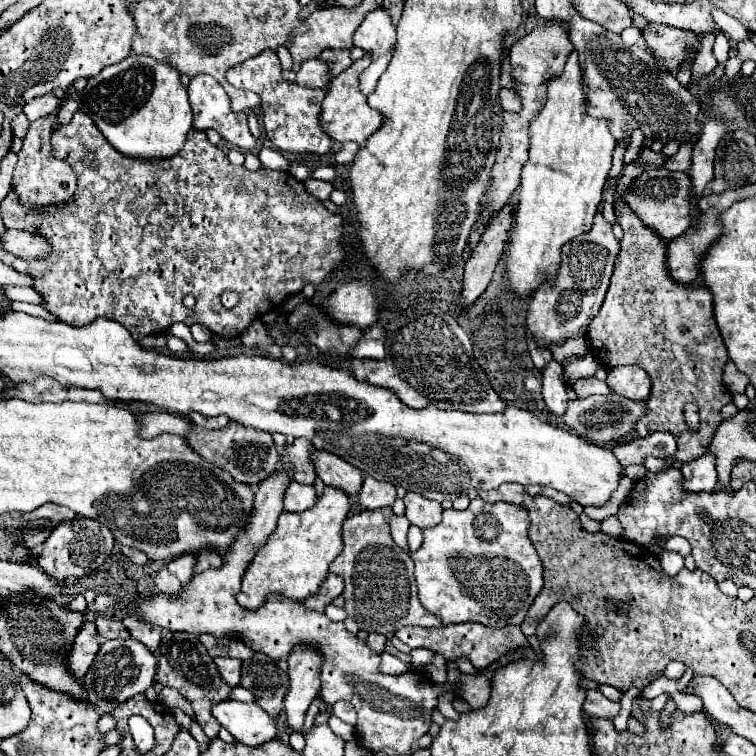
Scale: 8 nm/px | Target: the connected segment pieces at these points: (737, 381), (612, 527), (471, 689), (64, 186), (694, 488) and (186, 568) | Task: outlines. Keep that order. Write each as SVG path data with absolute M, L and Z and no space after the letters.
M728 361L724 367L724 383L730 393L744 393L746 385L748 385L748 377L744 373L740 373L732 361Z
M614 515L609 516L601 522L601 531L612 537L623 538L624 536L624 530L621 523L617 516Z
M478 673L478 675L462 675L460 681L462 681L460 691L462 691L464 701L472 709L486 707L490 699L490 679L486 679L484 673Z
M54 115L50 117L42 117L34 123L30 123L28 135L24 137L24 145L22 151L18 153L18 165L14 169L14 179L12 179L12 187L14 191L18 191L20 201L26 207L46 207L46 205L58 205L68 201L74 195L76 189L76 173L70 169L70 165L66 165L64 161L56 159L52 155L52 145L50 145L50 135L56 127Z
M710 453L698 457L696 461L684 463L682 465L682 489L686 489L688 493L712 493L716 491L716 465L714 465L714 457L710 457Z
M186 553L186 555L176 557L176 559L166 563L166 567L180 579L182 585L186 585L194 577L194 565L196 565L196 555L194 553Z

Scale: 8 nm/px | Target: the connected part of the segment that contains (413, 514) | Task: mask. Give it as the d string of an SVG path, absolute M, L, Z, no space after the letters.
M408 493L408 497L404 497L404 503L406 503L406 517L412 525L420 529L438 525L442 517L442 505L438 501L430 501L414 493Z

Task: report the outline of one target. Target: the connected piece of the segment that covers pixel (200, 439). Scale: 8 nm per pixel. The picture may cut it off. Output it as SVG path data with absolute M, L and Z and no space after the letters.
M230 421L224 429L216 429L216 431L206 431L198 425L192 425L190 433L186 435L186 443L194 453L218 465L220 469L226 469L234 477L234 481L246 483L246 485L258 485L266 477L270 477L280 461L278 449L270 433L238 425L236 421Z

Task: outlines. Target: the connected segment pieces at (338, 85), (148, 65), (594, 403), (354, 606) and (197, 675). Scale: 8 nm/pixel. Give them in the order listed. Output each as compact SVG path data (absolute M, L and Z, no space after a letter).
M362 57L358 61L354 61L346 71L342 71L338 77L330 79L330 85L326 89L326 97L322 101L322 111L320 111L320 127L322 131L338 141L338 143L346 143L346 141L354 141L360 147L364 147L364 141L382 125L382 117L378 111L374 111L368 103L366 103L366 95L360 93L358 89L358 77L362 73L362 69L366 69L366 65L370 65L370 57Z
M130 53L120 63L108 65L98 75L90 77L86 89L80 93L80 109L94 119L114 149L136 159L166 159L176 155L186 141L186 133L192 129L192 109L180 73L174 71L172 65L164 65L148 55Z
M614 393L608 395L590 395L584 399L574 399L568 401L568 409L564 413L564 421L570 429L574 429L582 439L590 441L590 443L610 443L614 439L620 439L622 435L630 433L634 429L634 421L638 421L638 417L642 417L646 409L646 403L638 403L638 401L624 401L624 397L618 397Z
M382 507L374 511L356 511L344 521L344 551L330 565L330 573L340 575L344 579L344 609L348 611L348 617L358 617L360 627L364 627L364 631L368 633L392 635L404 625L442 627L442 621L428 613L418 601L414 563L410 555L392 541L388 527L390 515L392 509Z
M162 631L162 643L158 647L158 673L156 673L156 681L160 685L168 685L174 687L182 693L184 699L190 701L192 709L196 711L196 721L200 723L200 727L204 729L204 733L214 739L220 731L220 723L214 719L214 715L210 713L212 705L216 705L218 701L226 701L228 693L230 693L230 685L224 685L224 681L218 675L218 669L214 665L214 659L206 653L204 645L198 641L198 635L192 633L170 633L170 631Z

